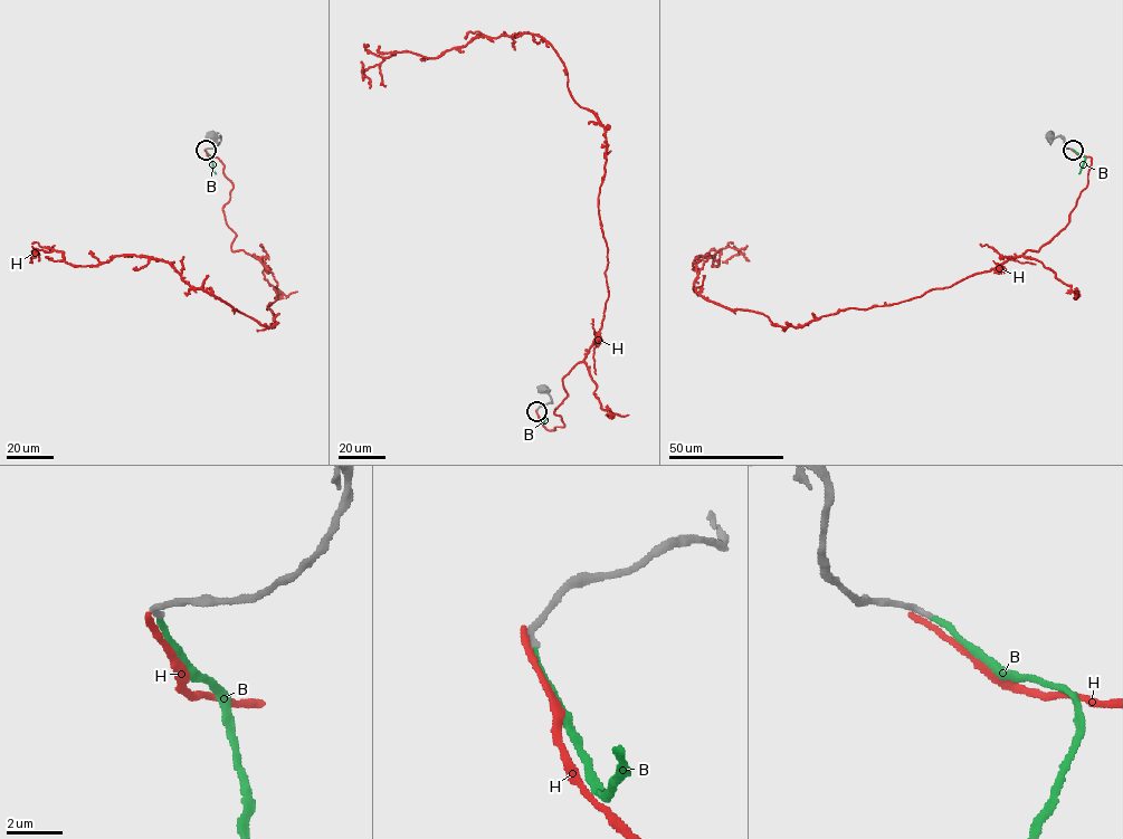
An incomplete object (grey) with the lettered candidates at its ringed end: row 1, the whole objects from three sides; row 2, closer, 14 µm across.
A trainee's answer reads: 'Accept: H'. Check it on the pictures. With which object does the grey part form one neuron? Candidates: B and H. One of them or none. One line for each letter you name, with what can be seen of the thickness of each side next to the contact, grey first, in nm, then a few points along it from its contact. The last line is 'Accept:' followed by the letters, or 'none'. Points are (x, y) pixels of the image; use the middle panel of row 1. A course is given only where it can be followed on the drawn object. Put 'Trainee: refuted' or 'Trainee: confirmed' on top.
Trainee: refuted
B: 240 nm thick on the grey side, 200 nm on the other
Accept: B

